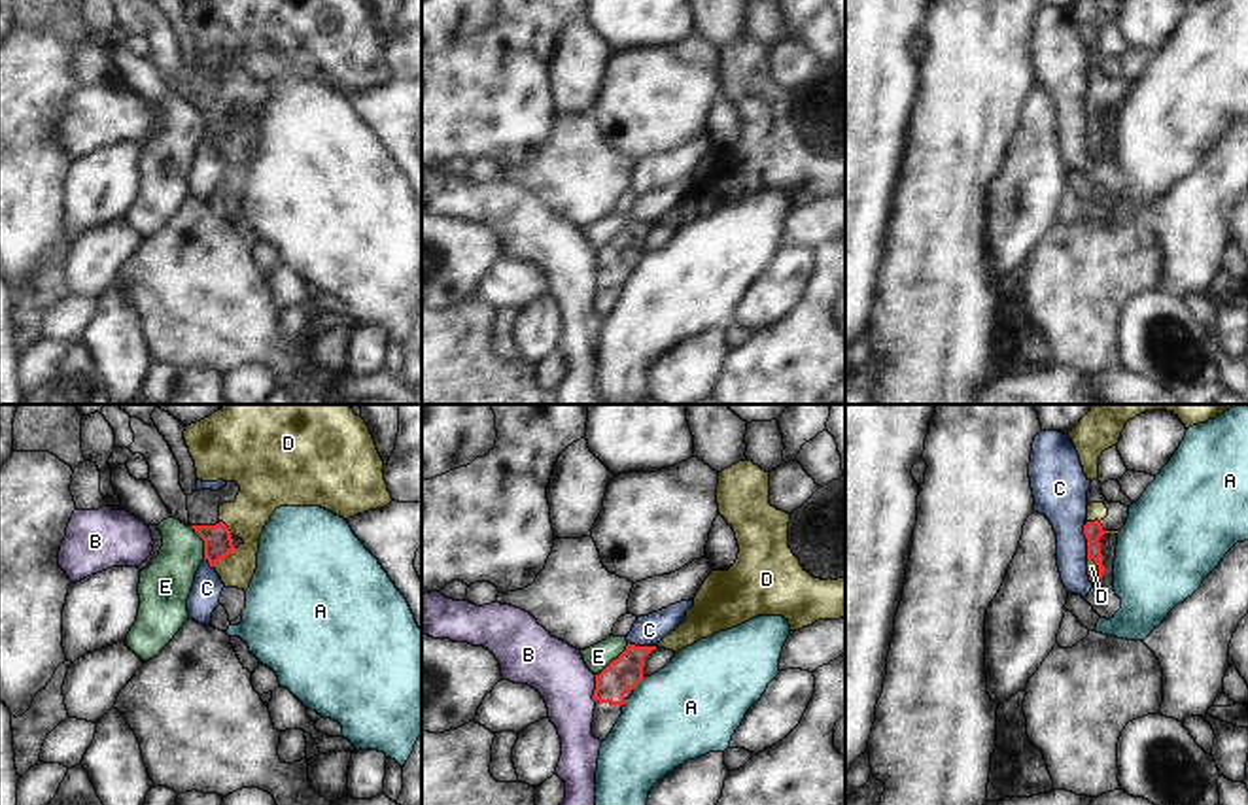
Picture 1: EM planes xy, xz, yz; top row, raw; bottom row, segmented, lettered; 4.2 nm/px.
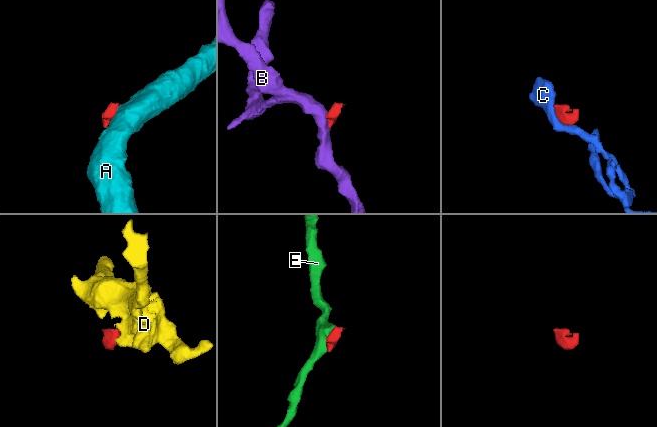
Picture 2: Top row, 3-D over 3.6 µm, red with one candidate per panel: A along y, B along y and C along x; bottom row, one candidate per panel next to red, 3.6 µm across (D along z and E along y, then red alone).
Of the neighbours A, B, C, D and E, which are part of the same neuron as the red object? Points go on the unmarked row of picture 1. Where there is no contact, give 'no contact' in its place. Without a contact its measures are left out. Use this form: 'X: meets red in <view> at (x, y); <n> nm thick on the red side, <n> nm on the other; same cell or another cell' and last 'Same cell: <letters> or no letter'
A: meets red in xz at (638, 259); 150 nm thick on the red side, 420 nm on the other; another cell
B: meets red in xz at (596, 265); 150 nm thick on the red side, 240 nm on the other; another cell
C: meets red in yz at (1088, 118); 80 nm thick on the red side, 240 nm on the other; another cell
D: meets red in xy at (224, 135); 120 nm thick on the red side, 170 nm on the other; same cell
E: meets red in xz at (613, 237); 150 nm thick on the red side, 110 nm on the other; another cell
Same cell: D

